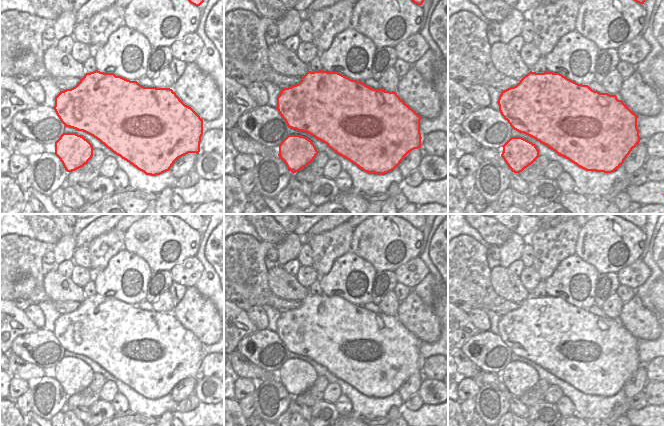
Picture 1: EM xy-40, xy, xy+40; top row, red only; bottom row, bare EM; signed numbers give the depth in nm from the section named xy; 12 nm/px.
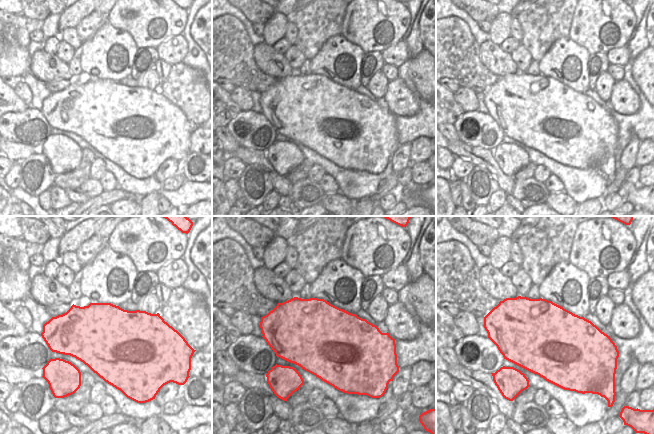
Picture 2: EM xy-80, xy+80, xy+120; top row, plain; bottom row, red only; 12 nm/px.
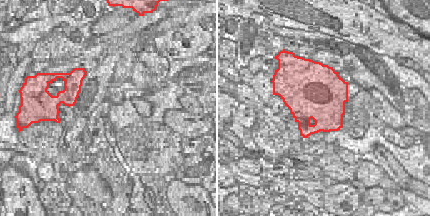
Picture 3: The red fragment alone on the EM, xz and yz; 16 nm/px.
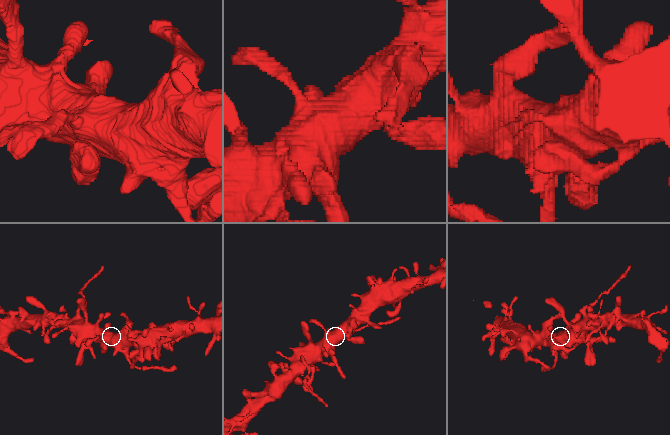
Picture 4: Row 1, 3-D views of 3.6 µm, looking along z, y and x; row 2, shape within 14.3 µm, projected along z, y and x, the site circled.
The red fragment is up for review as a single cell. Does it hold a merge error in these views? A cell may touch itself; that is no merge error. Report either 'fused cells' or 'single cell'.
single cell

